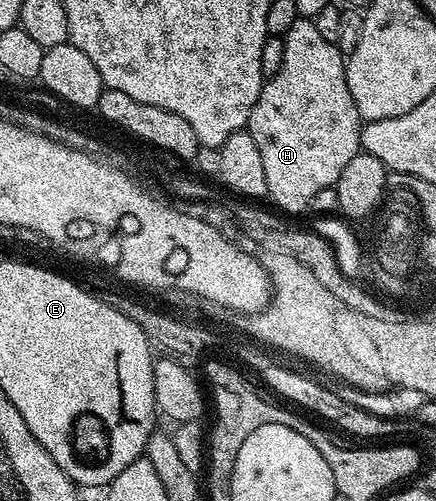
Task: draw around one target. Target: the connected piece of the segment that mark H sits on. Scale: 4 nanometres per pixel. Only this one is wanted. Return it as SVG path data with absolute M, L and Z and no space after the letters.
M299 18L293 23L291 30L287 30L287 34L283 39L285 41L283 46L283 66L279 66L279 74L268 77L262 83L259 98L249 115L247 131L251 134L251 138L255 138L255 146L259 146L259 155L263 157L263 170L267 174L268 199L273 199L285 212L301 212L309 208L311 198L315 198L315 194L319 194L319 190L334 187L339 174L343 174L343 170L347 167L347 162L351 162L351 158L355 158L357 153L362 151L361 130L363 121L359 110L355 106L355 98L351 98L351 90L347 90L347 78L345 77L346 57L337 49L336 44L327 42L327 38L323 38L323 34L319 34L316 19Z

